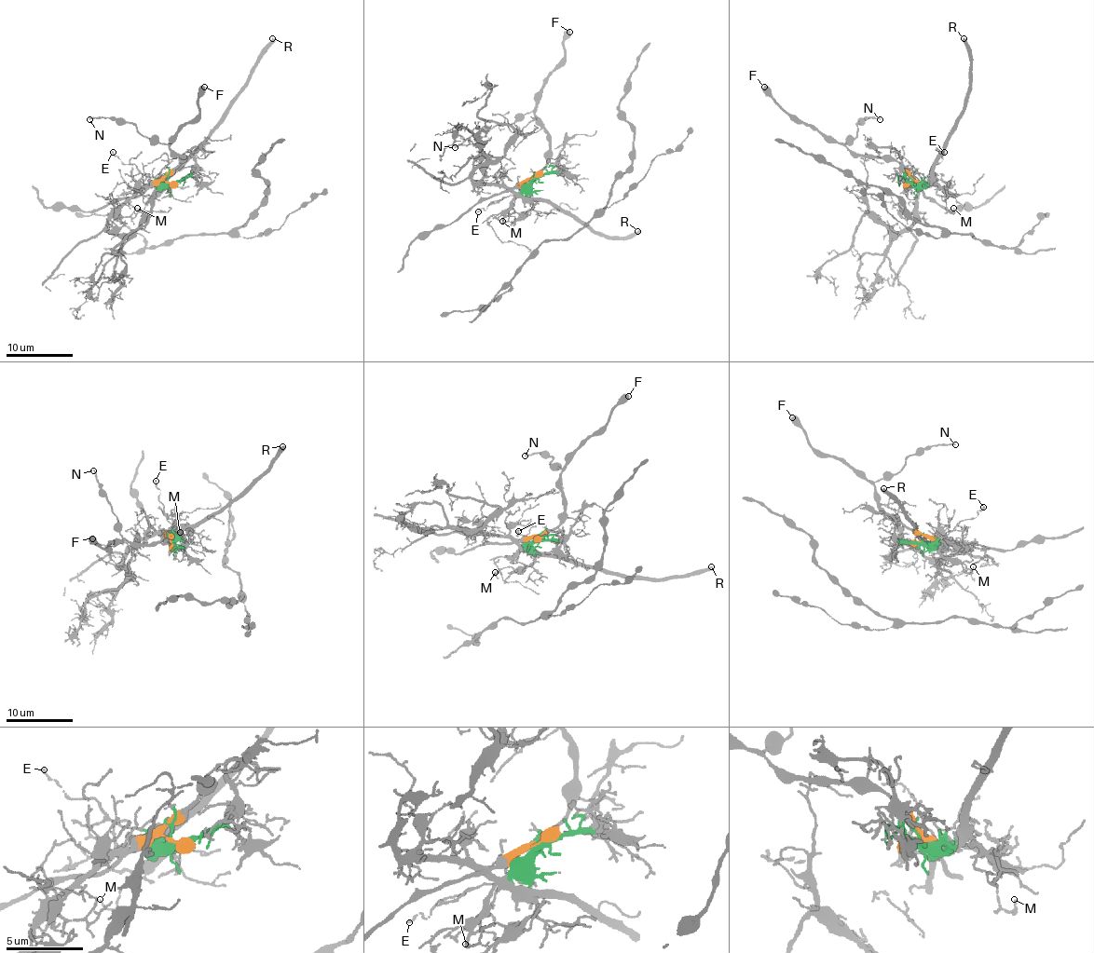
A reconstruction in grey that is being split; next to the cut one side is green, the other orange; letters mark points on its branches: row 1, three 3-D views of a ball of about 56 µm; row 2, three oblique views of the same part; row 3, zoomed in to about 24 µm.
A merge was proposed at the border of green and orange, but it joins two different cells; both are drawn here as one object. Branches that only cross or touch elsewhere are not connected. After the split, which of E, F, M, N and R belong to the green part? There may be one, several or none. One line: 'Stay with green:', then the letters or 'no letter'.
Stay with green: E, M, R

